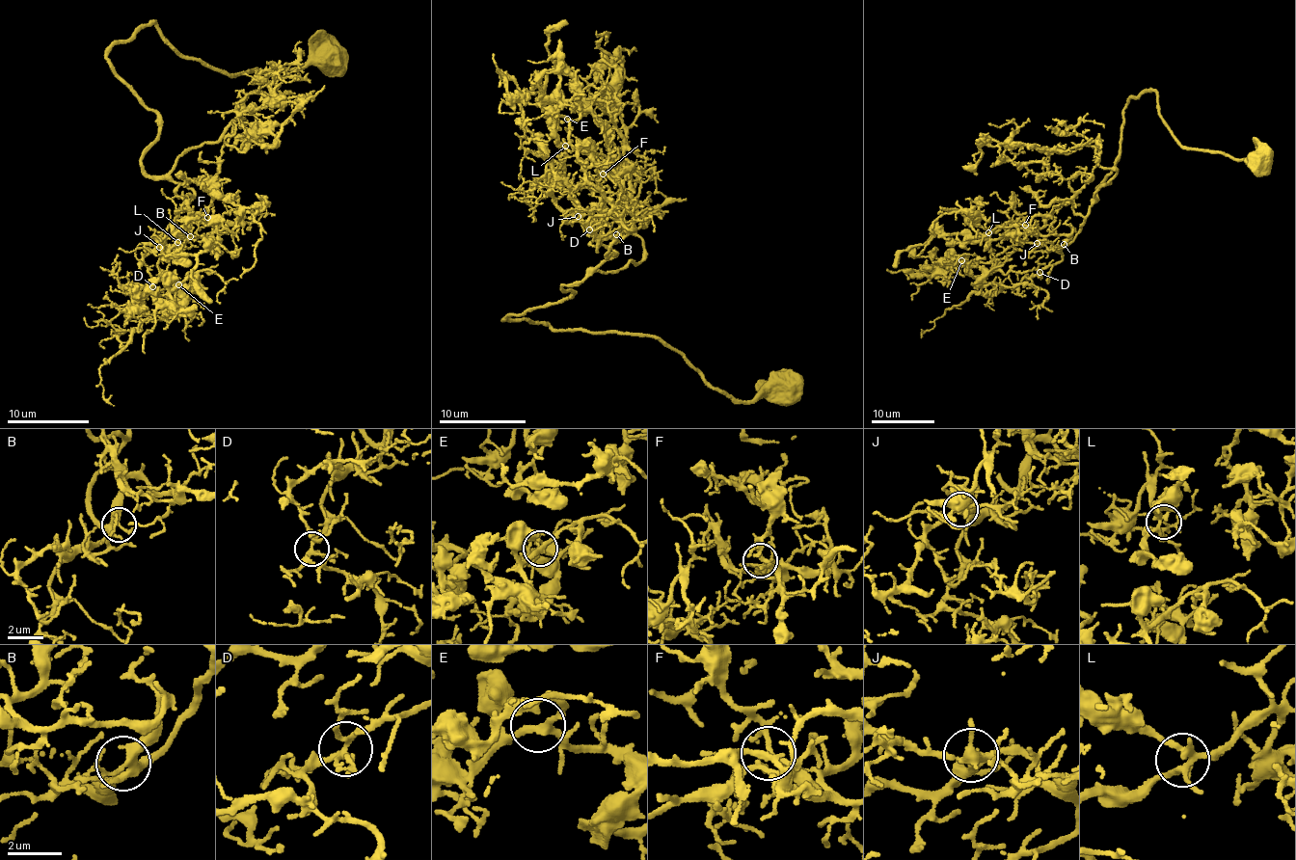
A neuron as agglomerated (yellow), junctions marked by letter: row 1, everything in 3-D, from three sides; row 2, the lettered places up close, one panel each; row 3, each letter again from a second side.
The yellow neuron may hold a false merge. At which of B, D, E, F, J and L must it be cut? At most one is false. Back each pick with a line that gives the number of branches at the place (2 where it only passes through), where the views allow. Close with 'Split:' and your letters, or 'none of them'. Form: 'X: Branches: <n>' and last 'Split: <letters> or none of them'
Split: none of them

